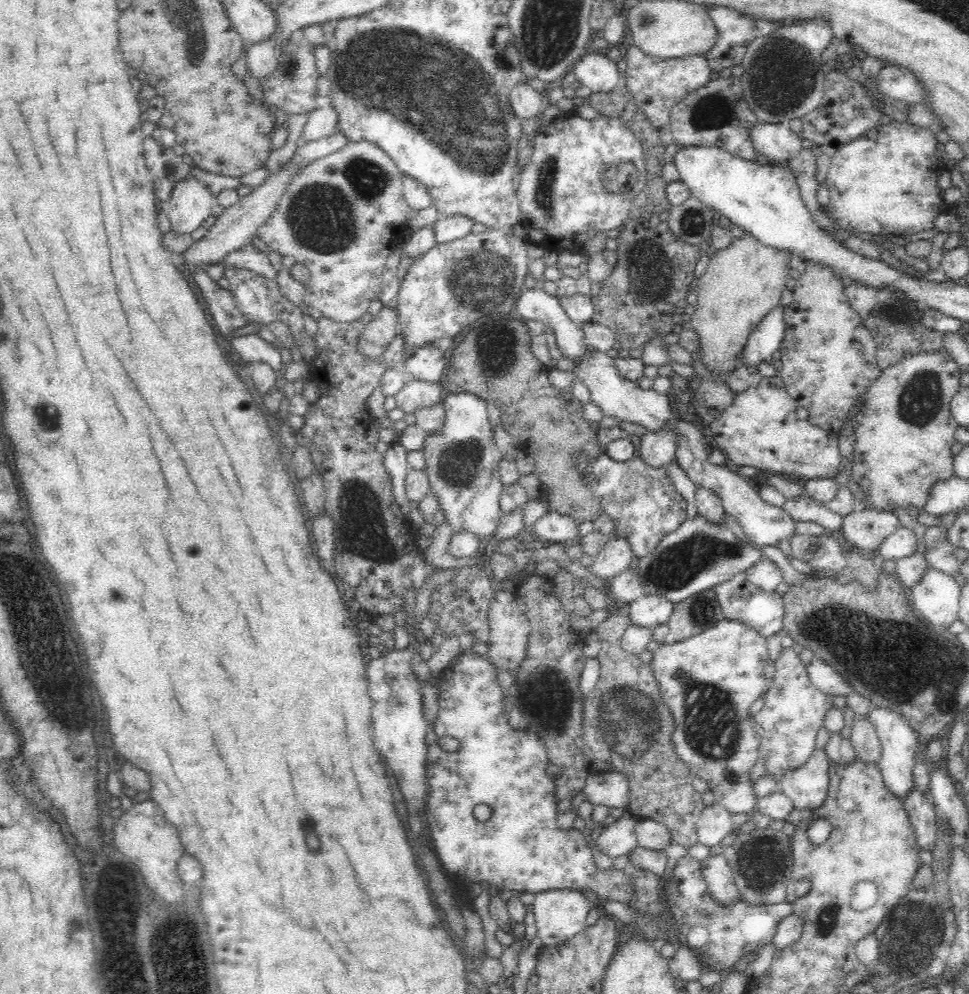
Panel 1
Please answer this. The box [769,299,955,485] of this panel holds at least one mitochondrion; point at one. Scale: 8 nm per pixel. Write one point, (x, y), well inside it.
(919, 402)

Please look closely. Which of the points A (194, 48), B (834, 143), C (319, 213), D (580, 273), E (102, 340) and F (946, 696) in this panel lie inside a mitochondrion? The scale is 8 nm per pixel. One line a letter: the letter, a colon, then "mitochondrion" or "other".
A: mitochondrion
B: other
C: mitochondrion
D: other
E: other
F: mitochondrion

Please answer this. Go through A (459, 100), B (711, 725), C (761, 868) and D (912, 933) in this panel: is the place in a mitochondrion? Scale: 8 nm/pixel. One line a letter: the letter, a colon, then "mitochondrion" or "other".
A: mitochondrion
B: mitochondrion
C: mitochondrion
D: mitochondrion

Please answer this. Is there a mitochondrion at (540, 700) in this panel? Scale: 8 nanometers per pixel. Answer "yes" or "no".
yes

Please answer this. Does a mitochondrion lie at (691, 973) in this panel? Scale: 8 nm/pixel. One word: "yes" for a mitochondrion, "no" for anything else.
no

